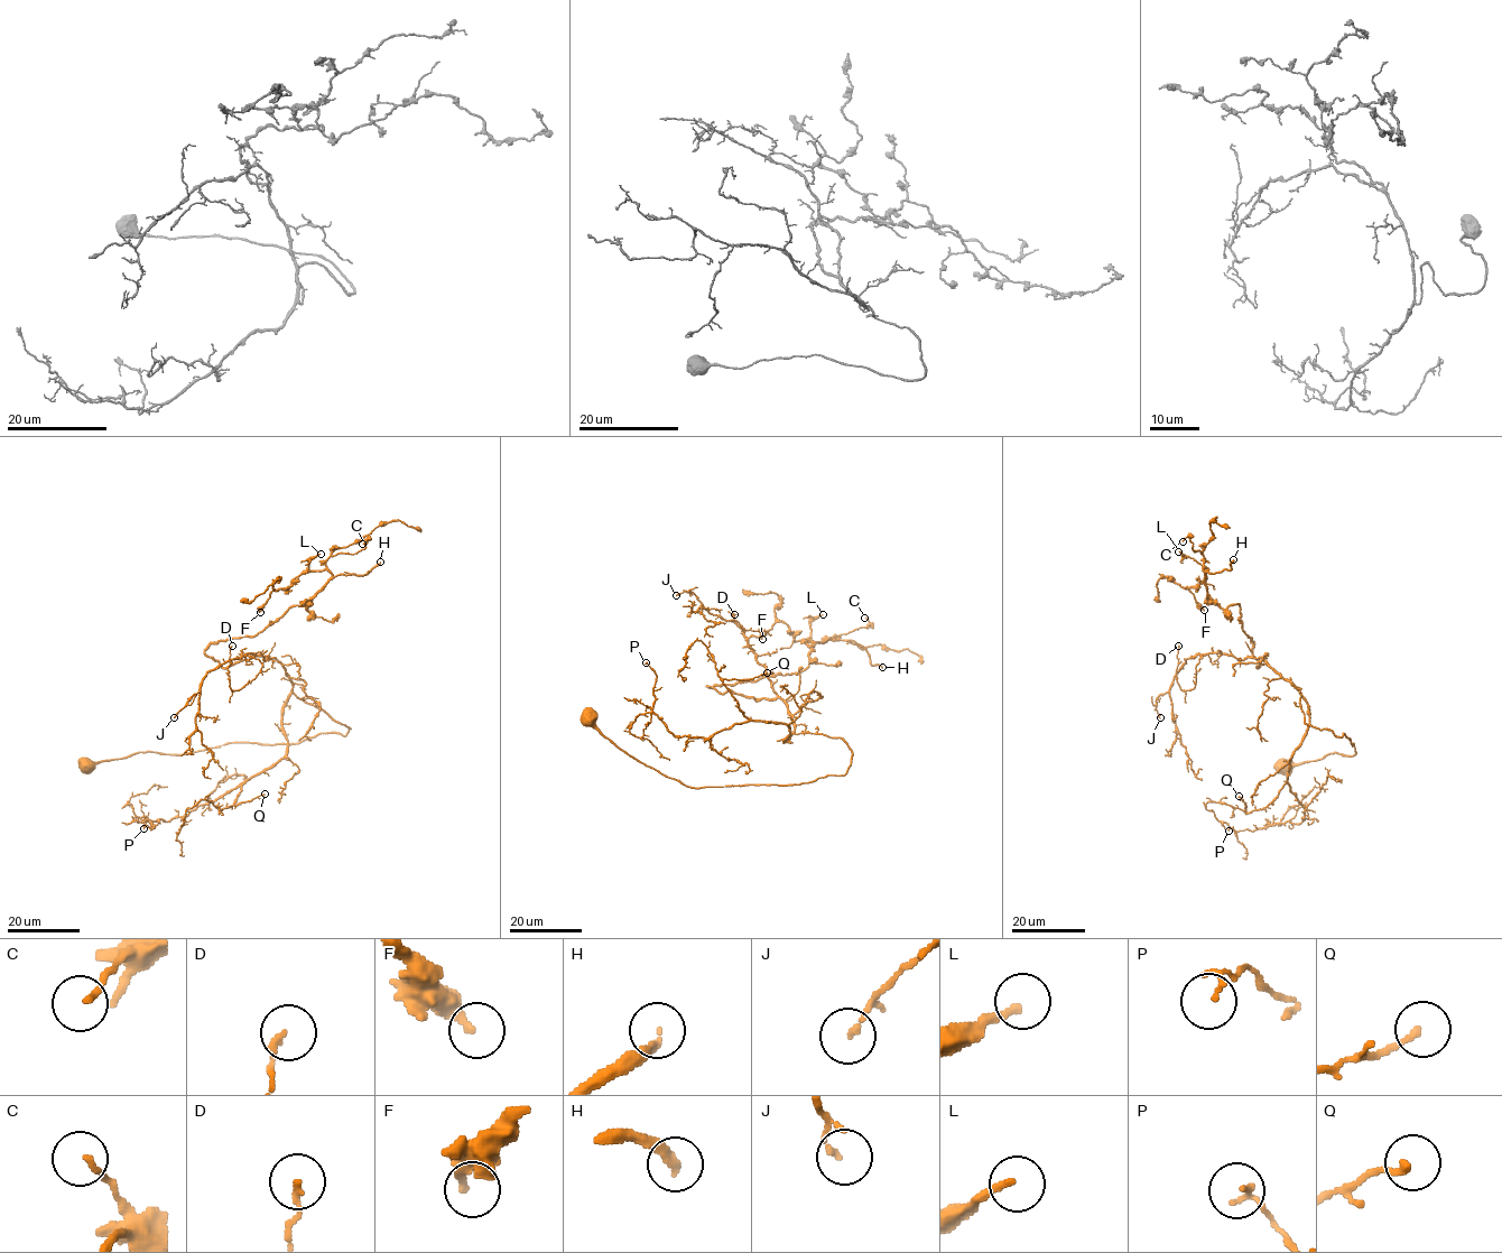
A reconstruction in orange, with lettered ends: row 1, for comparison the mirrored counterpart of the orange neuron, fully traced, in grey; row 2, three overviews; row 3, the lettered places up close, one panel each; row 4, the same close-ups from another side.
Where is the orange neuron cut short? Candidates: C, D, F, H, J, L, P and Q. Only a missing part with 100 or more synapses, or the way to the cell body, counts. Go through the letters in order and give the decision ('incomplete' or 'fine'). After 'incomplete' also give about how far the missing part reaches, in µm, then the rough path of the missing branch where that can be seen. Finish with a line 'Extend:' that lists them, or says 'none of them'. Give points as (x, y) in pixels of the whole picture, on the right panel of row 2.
C: fine
D: fine
F: fine
H: incomplete; about 45 µm are missing; missing branch runs (1233, 559), (1242, 556), (1253, 572), (1257, 610), (1262, 615), (1253, 619), (1252, 624), (1259, 634)
J: fine
L: fine
P: fine
Q: fine
Extend: H

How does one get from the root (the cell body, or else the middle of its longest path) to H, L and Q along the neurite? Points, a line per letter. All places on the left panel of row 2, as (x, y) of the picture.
H: (87, 762), (344, 735), (276, 659), (223, 668), (204, 649), (380, 562)
L: (87, 762), (344, 735), (276, 659), (223, 668), (204, 652), (306, 610), (331, 577), (308, 569), (321, 554)
Q: (87, 762), (232, 742), (297, 743), (350, 729), (293, 693), (283, 716), (285, 754), (221, 809), (265, 794)

